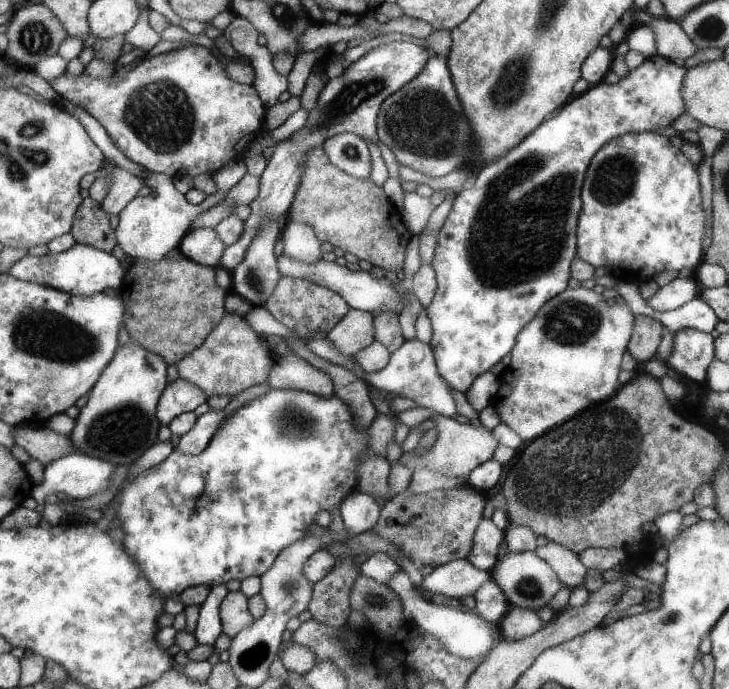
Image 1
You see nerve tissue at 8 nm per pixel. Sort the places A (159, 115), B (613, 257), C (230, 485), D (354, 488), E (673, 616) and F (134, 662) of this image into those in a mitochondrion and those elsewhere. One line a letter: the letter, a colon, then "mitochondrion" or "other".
A: mitochondrion
B: other
C: mitochondrion
D: other
E: mitochondrion
F: other

